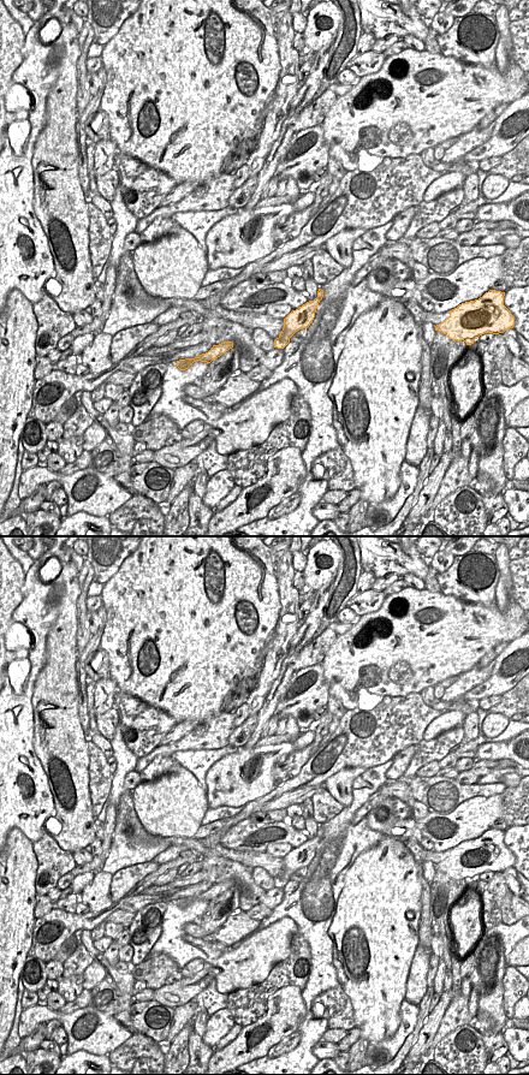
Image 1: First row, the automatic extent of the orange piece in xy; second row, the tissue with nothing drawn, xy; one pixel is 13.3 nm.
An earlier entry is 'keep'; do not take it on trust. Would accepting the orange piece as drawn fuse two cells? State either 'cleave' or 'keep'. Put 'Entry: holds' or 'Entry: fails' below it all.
keep
Entry: holds

